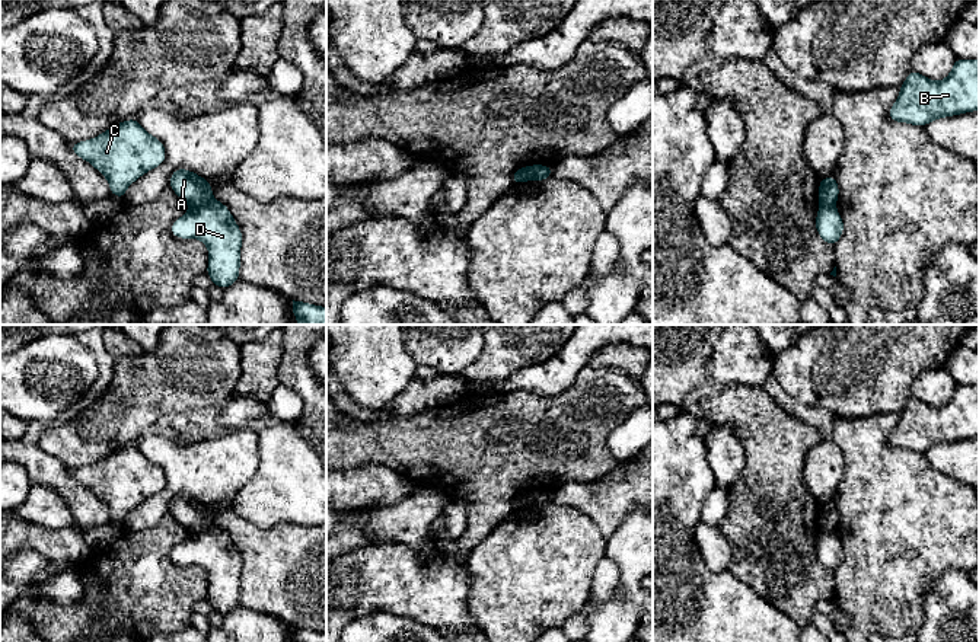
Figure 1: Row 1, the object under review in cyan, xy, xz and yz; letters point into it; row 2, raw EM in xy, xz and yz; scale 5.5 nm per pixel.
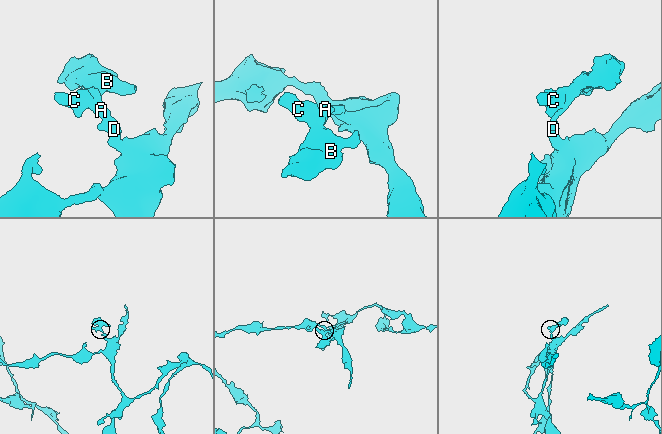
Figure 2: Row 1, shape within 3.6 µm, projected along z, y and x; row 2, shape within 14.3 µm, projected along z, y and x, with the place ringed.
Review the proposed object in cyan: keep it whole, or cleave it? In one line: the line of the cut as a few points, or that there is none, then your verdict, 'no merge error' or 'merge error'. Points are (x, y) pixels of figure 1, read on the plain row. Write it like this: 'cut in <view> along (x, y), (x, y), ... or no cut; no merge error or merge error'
cut in xy along (211, 523), (191, 536); merge error

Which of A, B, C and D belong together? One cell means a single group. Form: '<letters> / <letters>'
A B C / D

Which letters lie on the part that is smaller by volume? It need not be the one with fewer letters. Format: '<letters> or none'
A, B, C

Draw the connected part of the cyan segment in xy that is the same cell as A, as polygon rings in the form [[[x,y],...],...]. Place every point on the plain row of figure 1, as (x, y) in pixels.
[[[175,495],[169,505],[169,514],[189,533],[198,534],[213,524],[213,510],[188,495]]]

